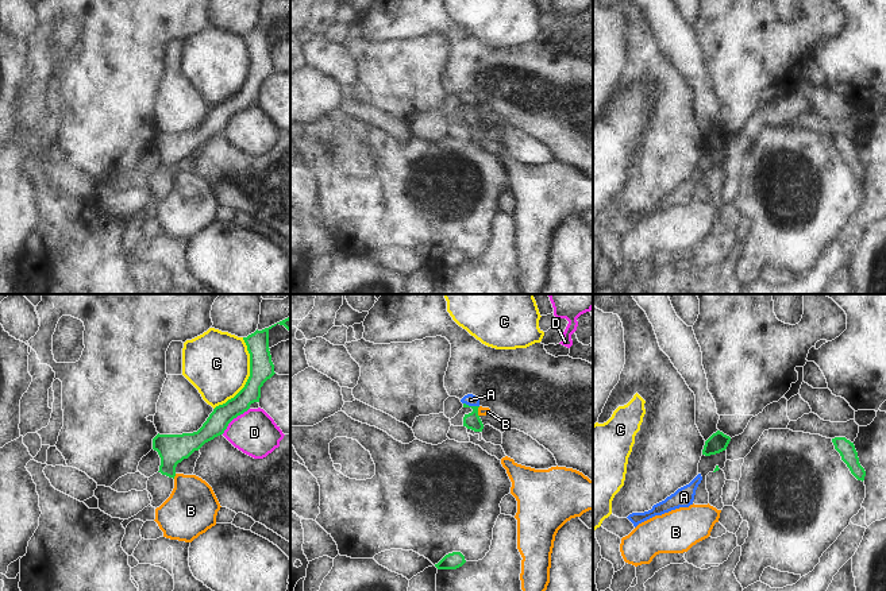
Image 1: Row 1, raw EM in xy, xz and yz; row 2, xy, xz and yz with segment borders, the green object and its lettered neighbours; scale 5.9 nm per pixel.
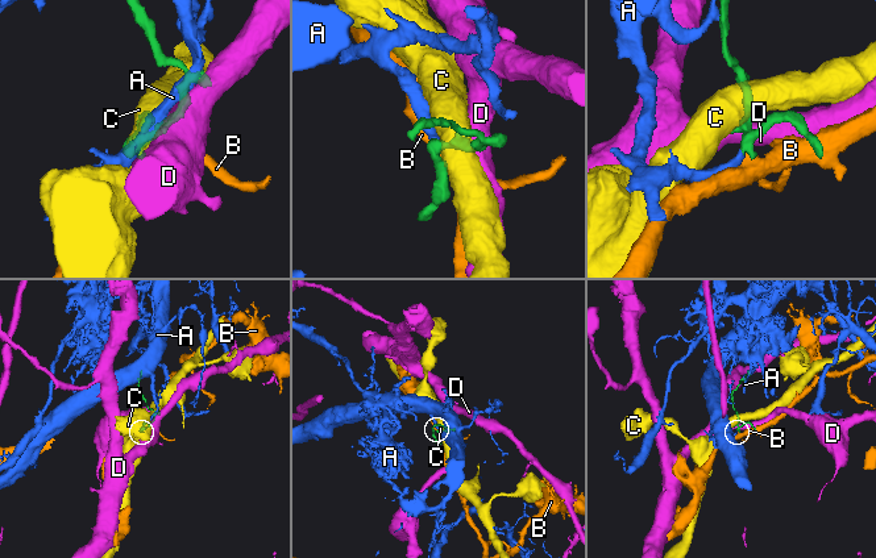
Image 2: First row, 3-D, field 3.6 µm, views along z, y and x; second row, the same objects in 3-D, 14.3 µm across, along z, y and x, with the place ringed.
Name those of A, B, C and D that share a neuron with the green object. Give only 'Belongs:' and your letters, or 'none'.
Belongs: A

